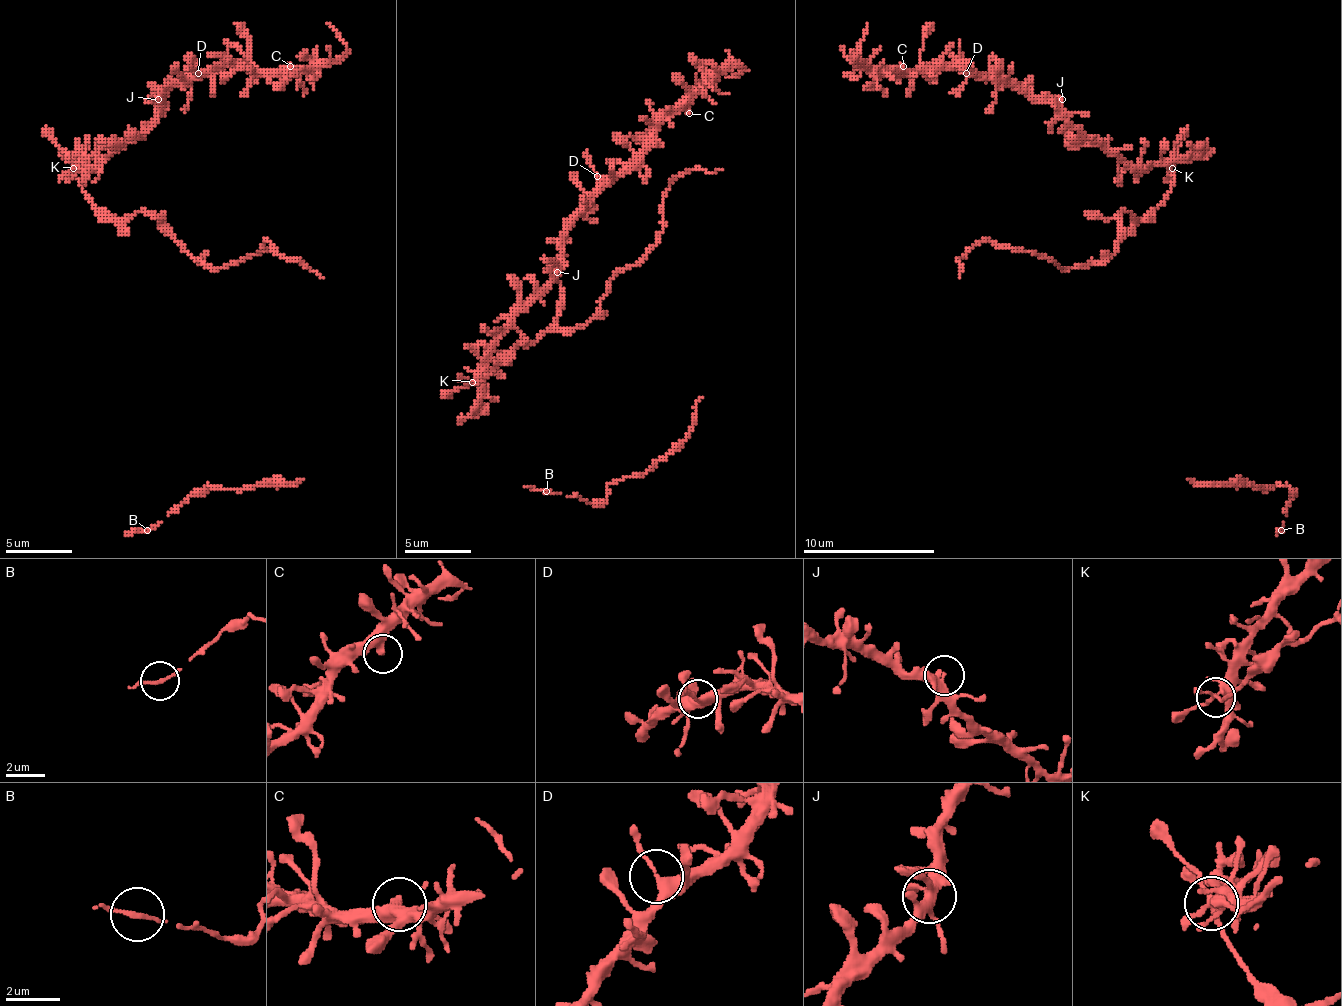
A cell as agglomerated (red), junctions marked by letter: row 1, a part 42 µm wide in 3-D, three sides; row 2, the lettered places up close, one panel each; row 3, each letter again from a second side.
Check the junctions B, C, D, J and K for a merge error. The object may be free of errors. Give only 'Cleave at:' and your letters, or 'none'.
Cleave at: K

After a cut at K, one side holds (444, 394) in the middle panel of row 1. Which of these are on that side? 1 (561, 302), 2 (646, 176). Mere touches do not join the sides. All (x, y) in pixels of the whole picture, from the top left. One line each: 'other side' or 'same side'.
1: same side
2: other side

